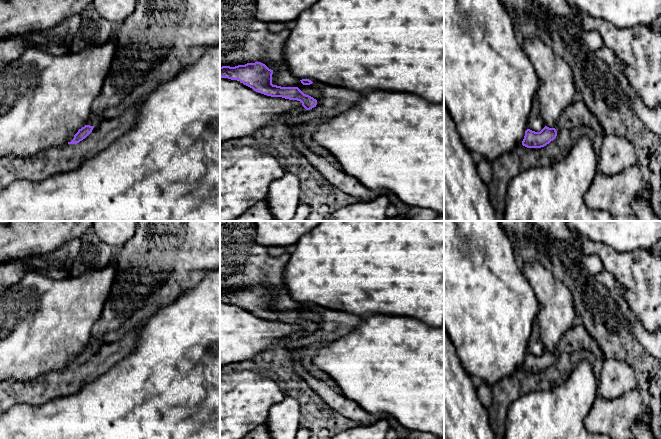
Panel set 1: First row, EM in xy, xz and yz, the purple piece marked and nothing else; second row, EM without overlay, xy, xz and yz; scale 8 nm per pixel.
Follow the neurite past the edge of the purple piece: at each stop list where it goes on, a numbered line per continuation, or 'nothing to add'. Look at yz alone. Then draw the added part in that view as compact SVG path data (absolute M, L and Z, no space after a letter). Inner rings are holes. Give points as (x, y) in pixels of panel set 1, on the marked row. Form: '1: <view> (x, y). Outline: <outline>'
nothing to add

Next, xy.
1: xy (111, 112). Outline: M107 107L106 110L101 114L97 115L96 113L91 112L86 125L97 126L100 122L108 119L113 119L118 117L121 114L121 111L118 107Z

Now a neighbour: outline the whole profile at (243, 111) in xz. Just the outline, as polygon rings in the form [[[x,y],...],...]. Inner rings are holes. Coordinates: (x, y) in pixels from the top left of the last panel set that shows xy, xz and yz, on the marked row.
[[[220,77],[220,143],[251,136],[256,130],[274,123],[280,116],[302,107],[297,100],[271,97],[254,91],[239,80]]]

